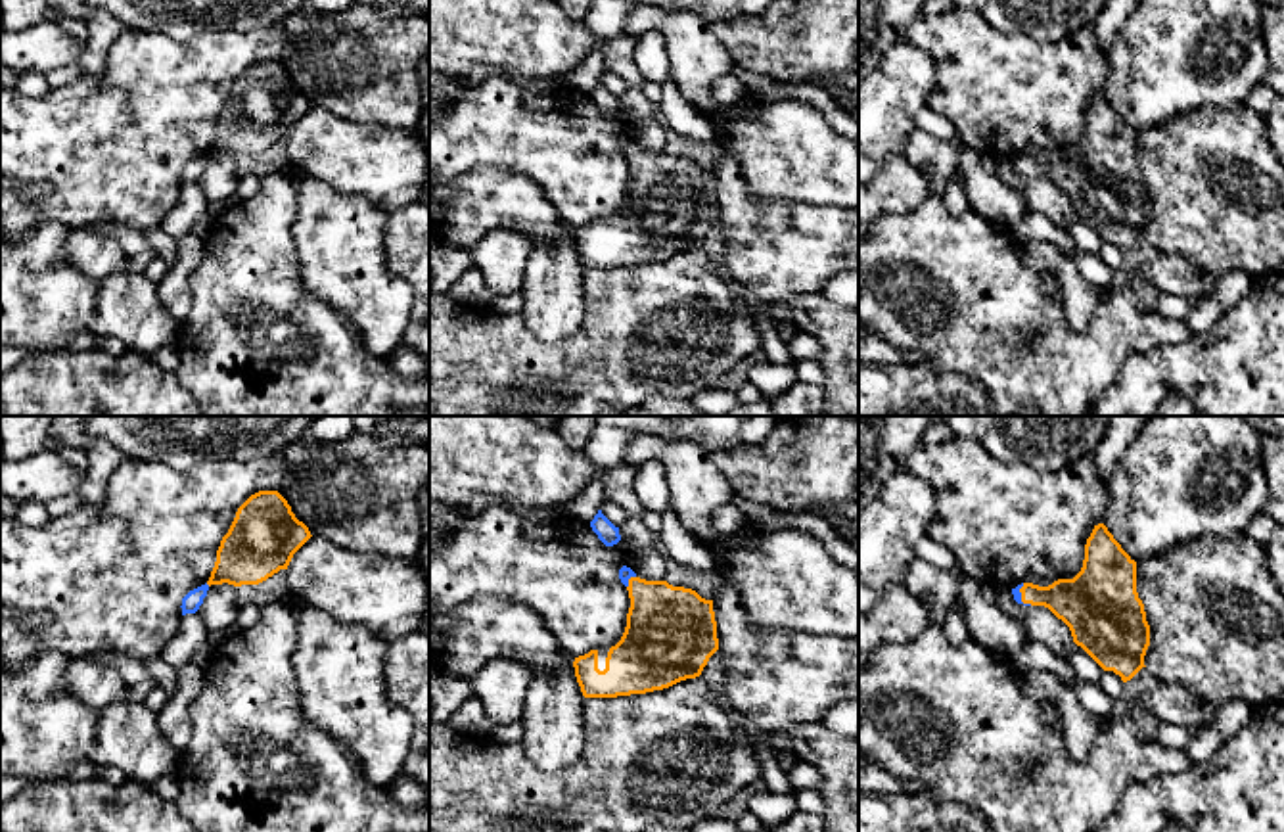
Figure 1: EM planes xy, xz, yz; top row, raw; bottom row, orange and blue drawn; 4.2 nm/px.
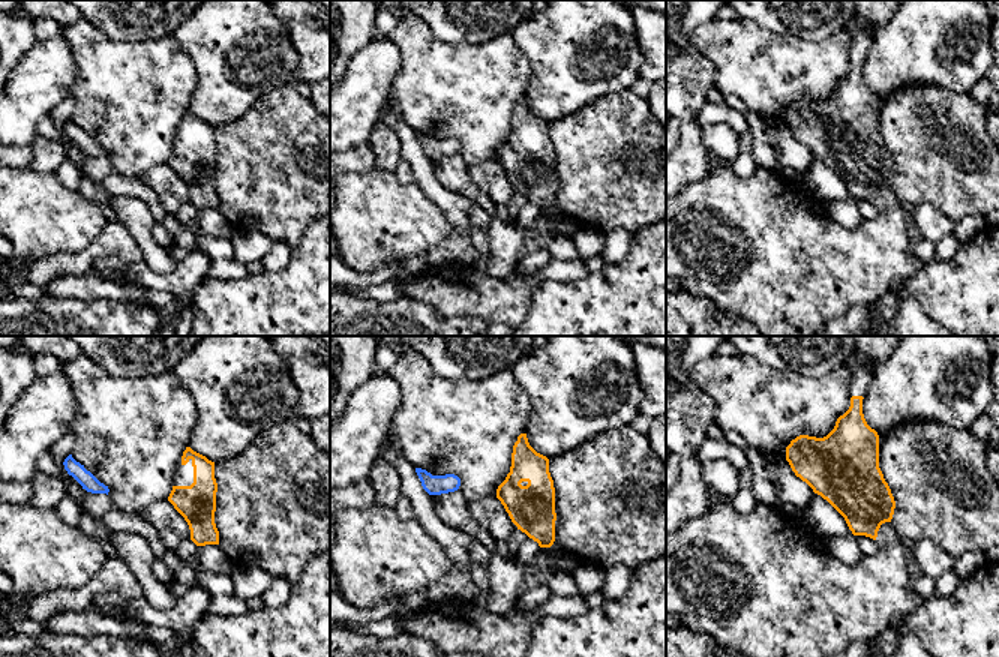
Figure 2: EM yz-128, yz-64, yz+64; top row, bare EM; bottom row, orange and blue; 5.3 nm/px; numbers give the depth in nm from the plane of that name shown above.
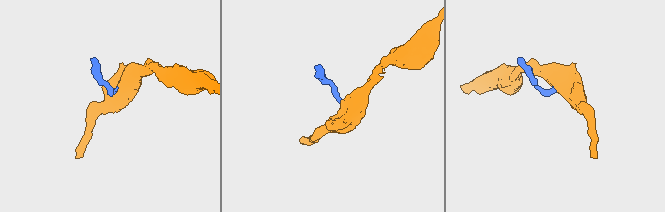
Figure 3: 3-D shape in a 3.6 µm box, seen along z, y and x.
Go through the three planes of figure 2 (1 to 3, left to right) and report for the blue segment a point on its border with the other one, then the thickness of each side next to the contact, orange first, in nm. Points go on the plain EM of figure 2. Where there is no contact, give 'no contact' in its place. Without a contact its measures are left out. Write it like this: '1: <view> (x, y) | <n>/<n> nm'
1: no contact
2: no contact
3: no contact

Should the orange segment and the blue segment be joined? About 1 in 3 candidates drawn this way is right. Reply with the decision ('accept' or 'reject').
accept

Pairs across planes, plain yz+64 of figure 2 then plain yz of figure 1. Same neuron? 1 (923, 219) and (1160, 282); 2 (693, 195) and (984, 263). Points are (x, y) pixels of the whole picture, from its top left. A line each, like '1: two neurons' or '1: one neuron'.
1: one neuron
2: one neuron

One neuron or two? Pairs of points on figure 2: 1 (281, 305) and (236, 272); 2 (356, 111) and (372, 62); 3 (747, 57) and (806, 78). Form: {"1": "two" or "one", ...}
{"1": "two", "2": "one", "3": "one"}

